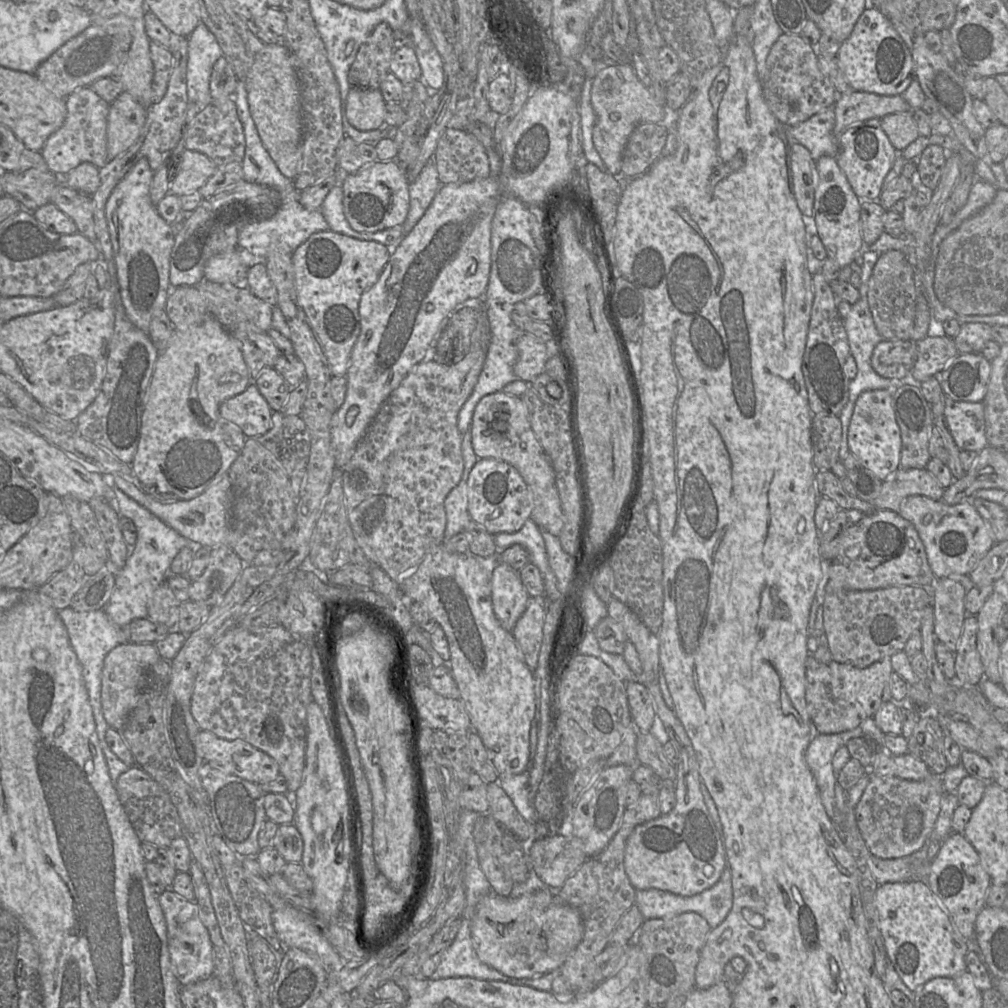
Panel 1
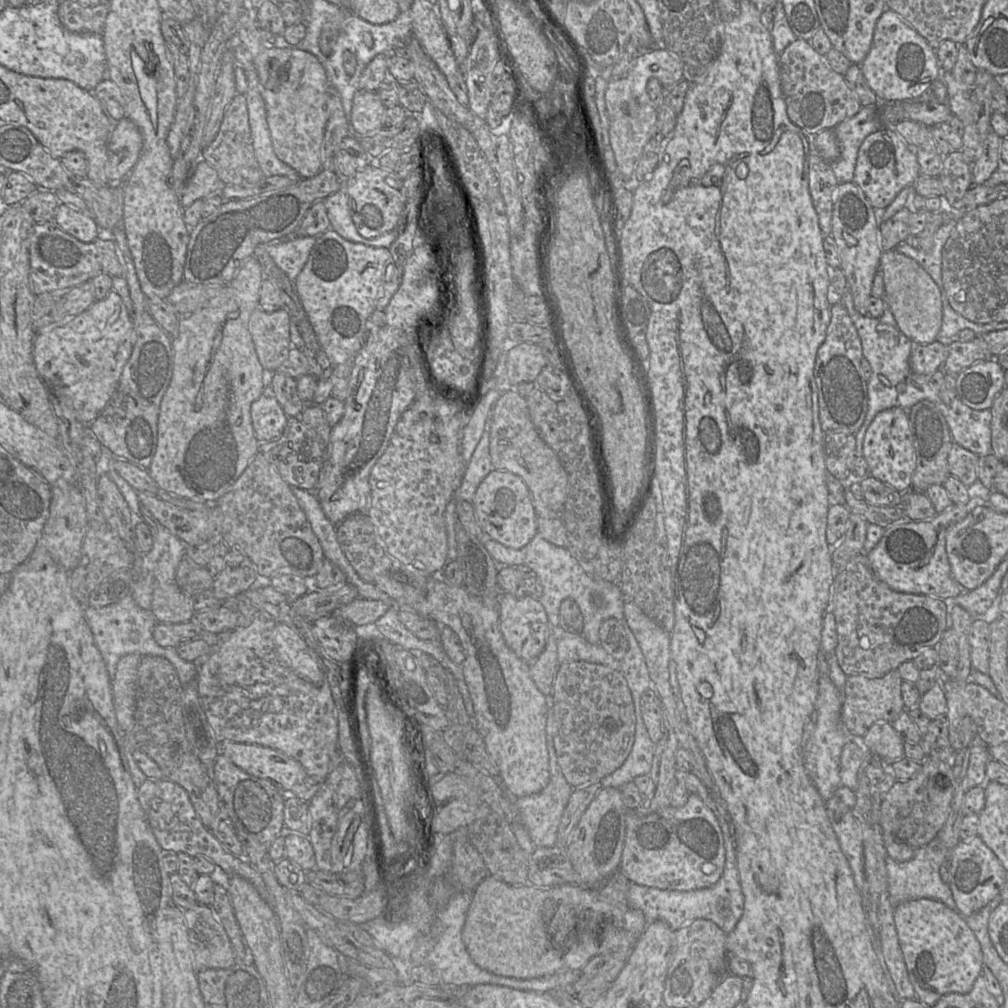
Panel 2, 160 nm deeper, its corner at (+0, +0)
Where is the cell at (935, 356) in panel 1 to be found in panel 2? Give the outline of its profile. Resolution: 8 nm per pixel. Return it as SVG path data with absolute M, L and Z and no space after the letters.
M981 337L968 342L952 341L947 347L948 357L941 369L945 374L958 374L977 362L995 359L994 357L996 357L990 353L986 342Z

